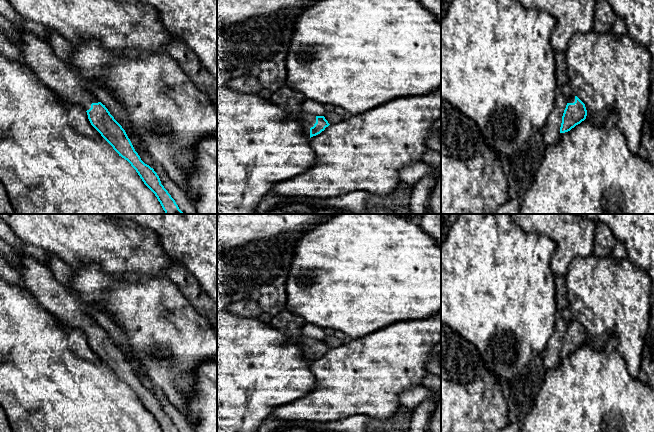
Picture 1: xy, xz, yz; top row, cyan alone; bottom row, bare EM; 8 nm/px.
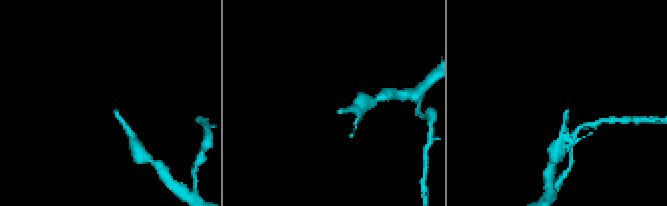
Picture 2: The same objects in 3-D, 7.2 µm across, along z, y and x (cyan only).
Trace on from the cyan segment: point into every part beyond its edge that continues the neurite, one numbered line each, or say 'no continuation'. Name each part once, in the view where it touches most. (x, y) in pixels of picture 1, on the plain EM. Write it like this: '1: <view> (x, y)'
1: xz (307, 344)

